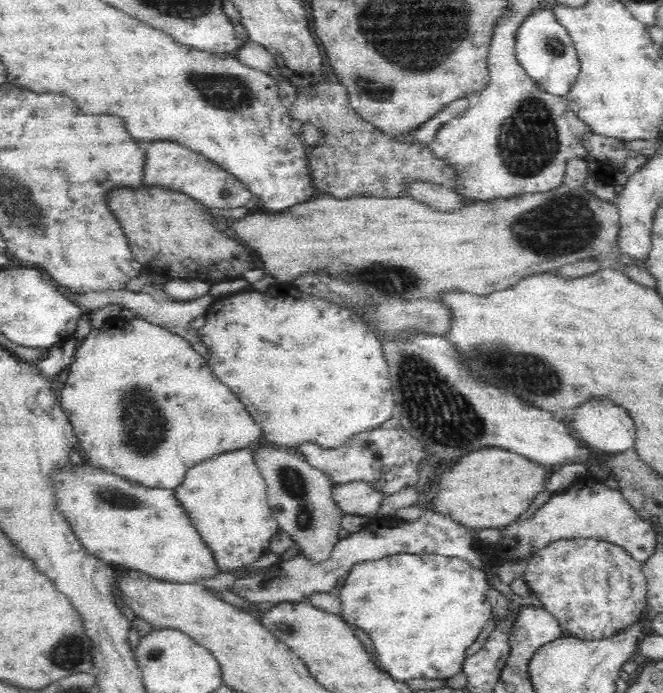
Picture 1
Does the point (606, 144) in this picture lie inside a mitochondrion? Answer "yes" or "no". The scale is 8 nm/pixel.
no

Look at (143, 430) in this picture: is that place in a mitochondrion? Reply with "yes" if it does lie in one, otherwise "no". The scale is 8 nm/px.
yes

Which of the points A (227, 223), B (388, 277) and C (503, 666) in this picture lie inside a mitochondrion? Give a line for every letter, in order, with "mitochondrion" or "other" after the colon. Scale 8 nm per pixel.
A: other
B: mitochondrion
C: other

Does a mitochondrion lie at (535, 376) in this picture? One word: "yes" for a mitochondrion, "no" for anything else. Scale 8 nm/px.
yes

